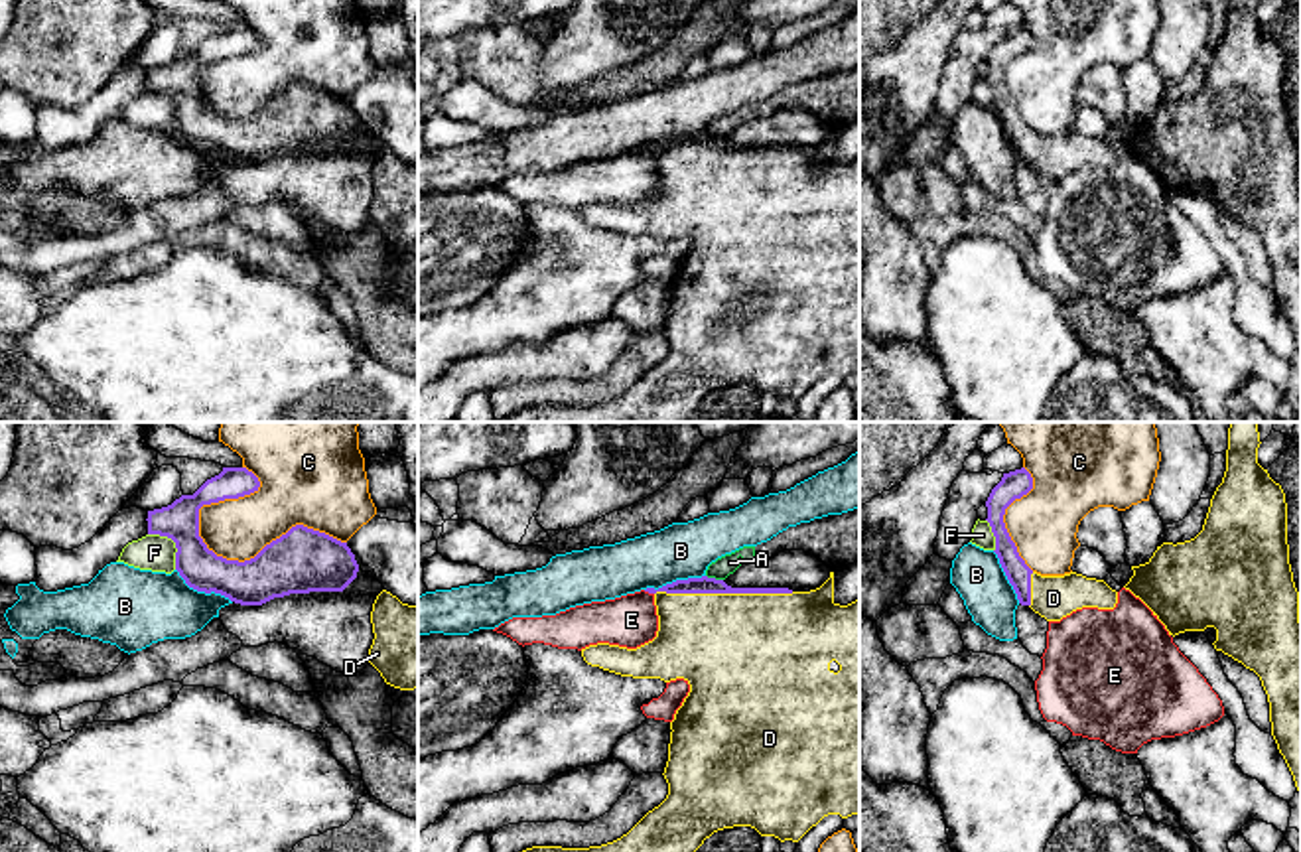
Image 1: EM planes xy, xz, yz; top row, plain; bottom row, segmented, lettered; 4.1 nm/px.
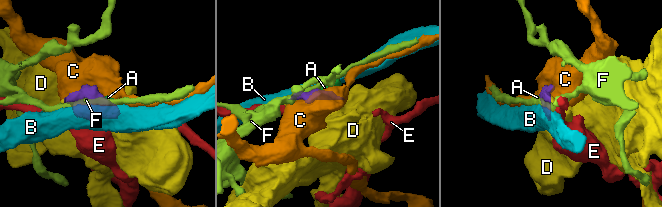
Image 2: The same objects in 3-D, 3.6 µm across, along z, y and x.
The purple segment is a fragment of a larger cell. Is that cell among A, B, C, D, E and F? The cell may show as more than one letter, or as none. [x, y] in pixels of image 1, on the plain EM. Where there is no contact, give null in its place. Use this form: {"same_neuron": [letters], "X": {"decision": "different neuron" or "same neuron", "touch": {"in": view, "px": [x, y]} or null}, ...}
{"same_neuron": ["D"], "A": {"decision": "different neuron", "touch": {"in": "xz", "px": [714, 137]}}, "B": {"decision": "different neuron", "touch": {"in": "xy", "px": [202, 148]}}, "C": {"decision": "different neuron", "touch": {"in": "xy", "px": [259, 111]}}, "D": {"decision": "same neuron", "touch": {"in": "xz", "px": [724, 150]}}, "E": {"decision": "different neuron", "touch": {"in": "xz", "px": [649, 150]}}, "F": {"decision": "different neuron", "touch": {"in": "xy", "px": [174, 99]}}}

